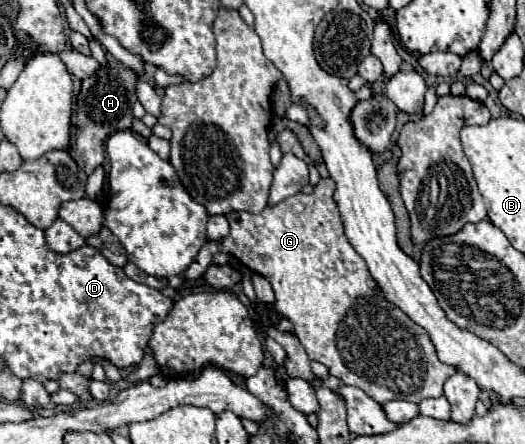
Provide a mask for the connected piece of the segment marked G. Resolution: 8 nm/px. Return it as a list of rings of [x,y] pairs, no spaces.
[[[321,178],[315,192],[297,192],[283,202],[265,208],[261,214],[231,212],[227,216],[231,232],[221,242],[207,242],[195,262],[185,272],[185,278],[197,280],[205,274],[215,252],[233,254],[251,272],[261,274],[269,280],[275,292],[275,310],[295,326],[295,336],[307,350],[311,360],[329,366],[329,372],[341,378],[349,386],[363,388],[373,400],[385,404],[389,400],[421,402],[423,398],[443,396],[443,384],[457,368],[443,364],[429,340],[429,334],[415,324],[403,310],[385,300],[385,294],[371,278],[365,260],[349,244],[343,228],[341,214],[333,200],[335,182]]]

